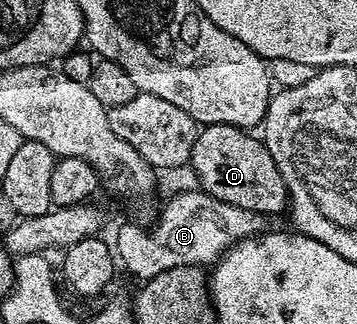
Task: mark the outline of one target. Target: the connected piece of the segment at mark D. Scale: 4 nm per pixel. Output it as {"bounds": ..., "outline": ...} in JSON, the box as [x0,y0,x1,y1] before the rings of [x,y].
{"bounds":[189,124,288,216],"outline":[[[228,124],[203,125],[198,135],[194,138],[194,147],[190,153],[189,169],[194,169],[198,177],[197,185],[200,190],[210,194],[216,200],[226,201],[235,205],[236,208],[250,209],[256,214],[270,216],[278,214],[287,209],[288,199],[286,196],[286,185],[280,176],[280,168],[276,168],[276,160],[268,152],[265,141],[261,137],[253,138],[253,133],[241,130],[238,126]]]}

